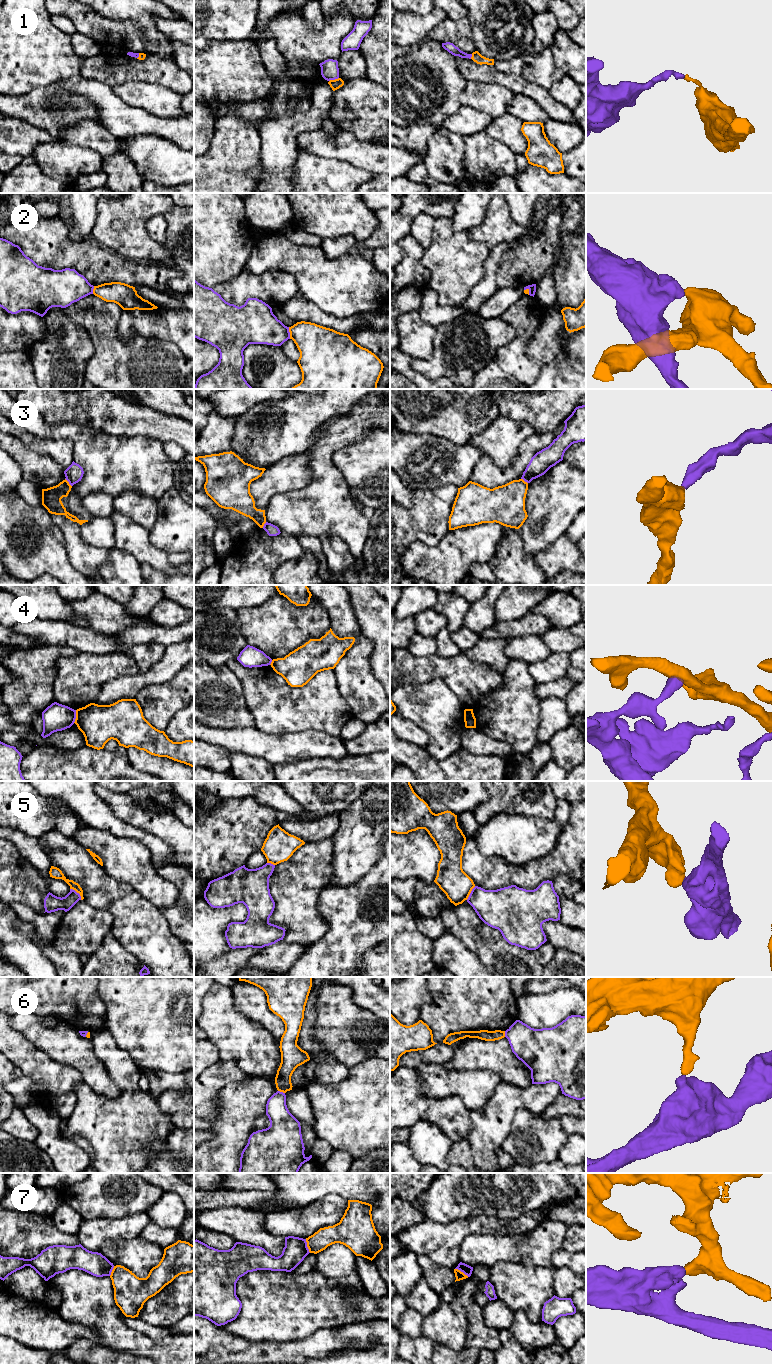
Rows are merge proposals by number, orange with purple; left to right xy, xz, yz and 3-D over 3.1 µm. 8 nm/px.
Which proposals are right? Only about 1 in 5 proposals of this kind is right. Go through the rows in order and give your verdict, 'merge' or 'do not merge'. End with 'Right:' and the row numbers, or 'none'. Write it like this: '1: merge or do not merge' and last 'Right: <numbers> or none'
1: do not merge
2: do not merge
3: do not merge
4: do not merge
5: do not merge
6: do not merge
7: do not merge
Right: none

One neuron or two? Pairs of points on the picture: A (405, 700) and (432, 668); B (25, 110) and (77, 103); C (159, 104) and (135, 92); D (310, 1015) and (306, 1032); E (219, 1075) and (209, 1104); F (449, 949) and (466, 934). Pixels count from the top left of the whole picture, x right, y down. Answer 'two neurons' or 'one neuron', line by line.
A: two neurons
B: one neuron
C: one neuron
D: one neuron
E: one neuron
F: two neurons

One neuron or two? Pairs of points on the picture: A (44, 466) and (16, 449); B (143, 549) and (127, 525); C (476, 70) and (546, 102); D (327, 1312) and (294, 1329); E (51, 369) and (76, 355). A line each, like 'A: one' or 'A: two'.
A: one
B: one
C: one
D: one
E: one

